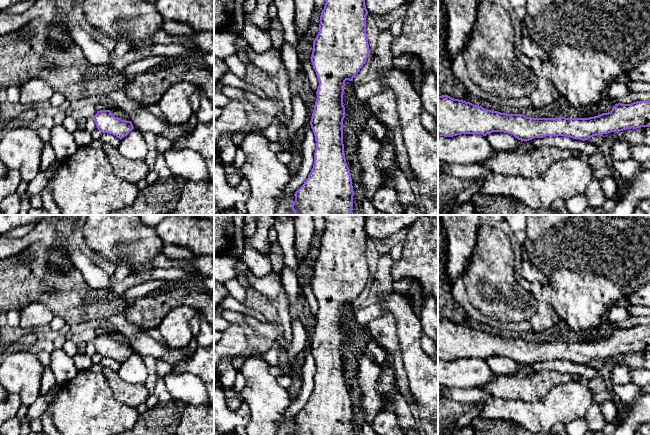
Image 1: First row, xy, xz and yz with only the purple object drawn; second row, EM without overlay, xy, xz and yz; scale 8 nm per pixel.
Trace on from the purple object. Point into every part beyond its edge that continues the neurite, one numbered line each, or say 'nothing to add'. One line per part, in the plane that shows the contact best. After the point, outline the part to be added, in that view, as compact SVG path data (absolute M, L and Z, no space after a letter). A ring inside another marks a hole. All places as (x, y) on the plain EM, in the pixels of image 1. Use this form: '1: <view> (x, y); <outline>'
nothing to add

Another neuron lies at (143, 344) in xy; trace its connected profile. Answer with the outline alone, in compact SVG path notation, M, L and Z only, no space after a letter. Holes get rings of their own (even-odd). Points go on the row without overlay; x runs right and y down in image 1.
M144 331L132 338L130 345L140 356L152 356L164 360L172 367L190 358L197 348L196 343L191 342L185 348L172 349L153 339Z

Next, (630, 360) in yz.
M641 351L637 353L630 352L623 355L596 359L585 365L596 370L601 369L607 364L613 364L614 366L622 365L627 368L640 369L644 368L644 355L646 352L647 351Z

